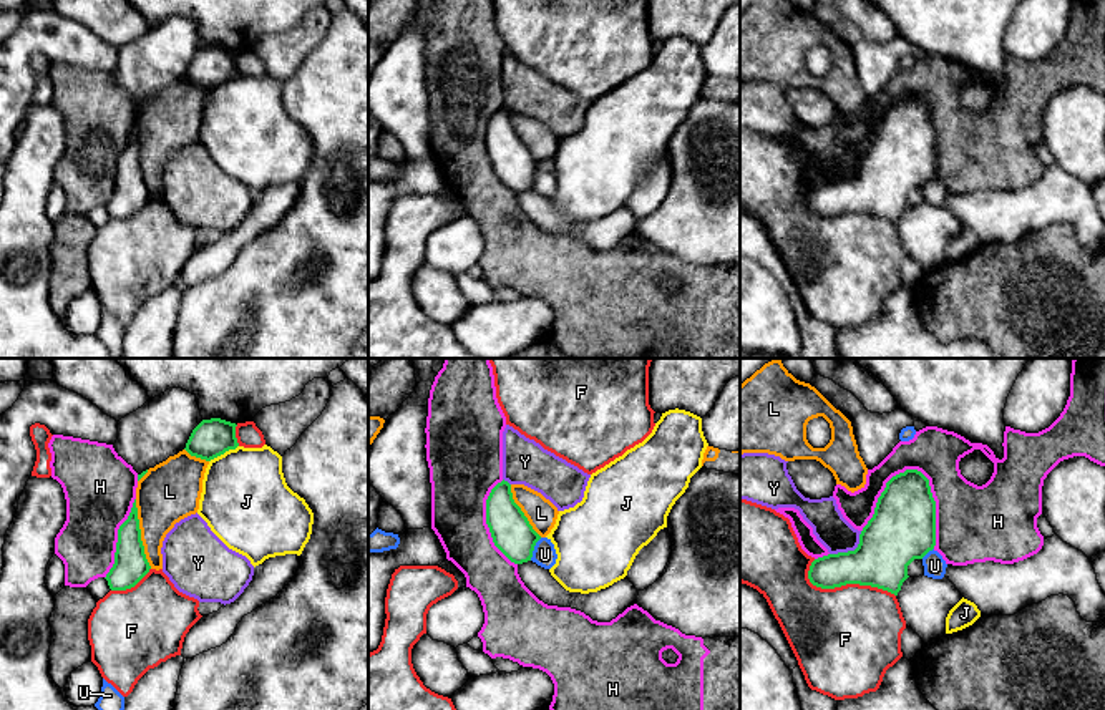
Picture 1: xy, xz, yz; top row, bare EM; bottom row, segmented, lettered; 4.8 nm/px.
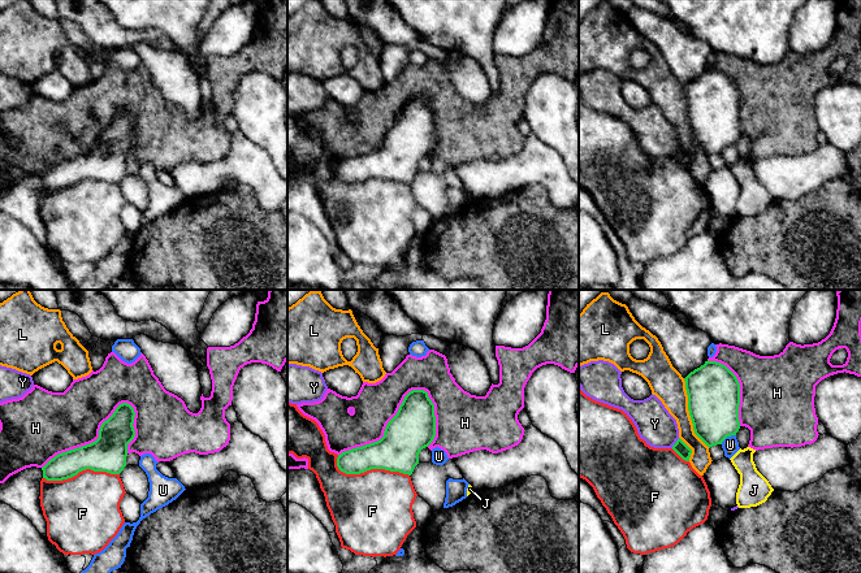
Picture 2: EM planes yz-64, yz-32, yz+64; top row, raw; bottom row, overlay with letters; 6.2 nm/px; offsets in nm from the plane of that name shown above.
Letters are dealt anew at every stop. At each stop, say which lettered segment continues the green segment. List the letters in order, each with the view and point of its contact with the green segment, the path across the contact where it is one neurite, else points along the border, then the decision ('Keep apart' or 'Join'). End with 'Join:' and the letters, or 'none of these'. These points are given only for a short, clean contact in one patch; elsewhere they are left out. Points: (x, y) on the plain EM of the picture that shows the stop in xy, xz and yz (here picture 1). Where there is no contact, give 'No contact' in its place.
F: Touches green at yz (848, 211). Keep apart
H: Touches green at yz (886, 115). Keep apart
J: Touches green at xy (223, 82). Keep apart
L: Touches green at xy (140, 163). Keep apart
U: Touches green at xz (533, 178). Keep apart
Y: Touches green at yz (850, 179). Boundary: yz (861, 160), (860, 171), (853, 178), (830, 183). Keep apart
Join: none of these

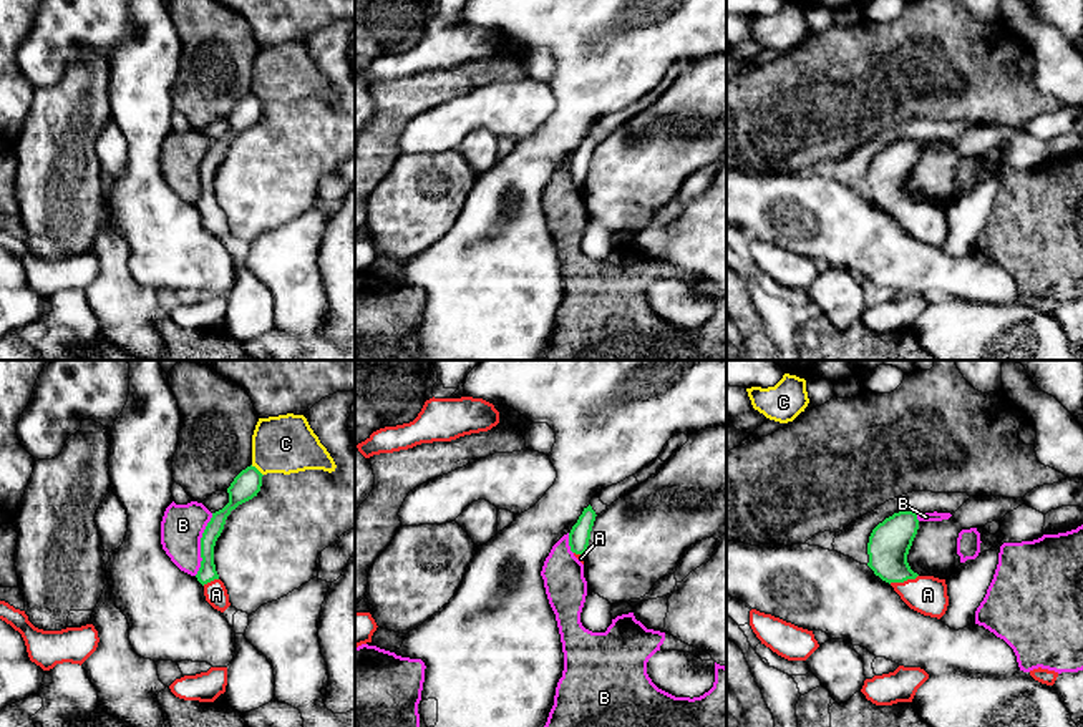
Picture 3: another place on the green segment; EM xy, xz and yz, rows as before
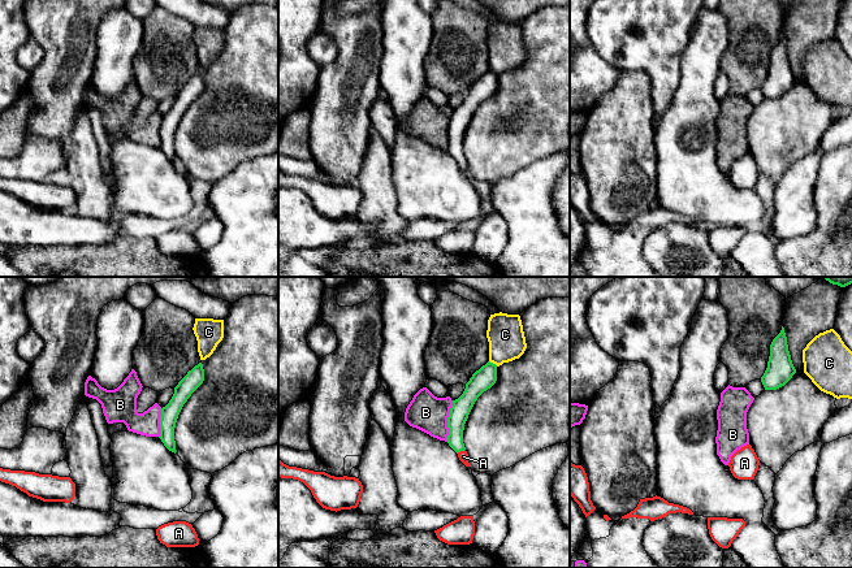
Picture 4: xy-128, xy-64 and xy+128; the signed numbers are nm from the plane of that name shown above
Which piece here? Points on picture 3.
A: Touches green at yz (903, 209). Path across: yz (889, 171), (889, 191), (903, 209), (916, 219), (927, 223). Join
B: Touches green at xy (201, 173). Keep apart
C: Touches green at xy (257, 98). Boundary: xy (251, 93), (262, 103). Keep apart
Join: A

